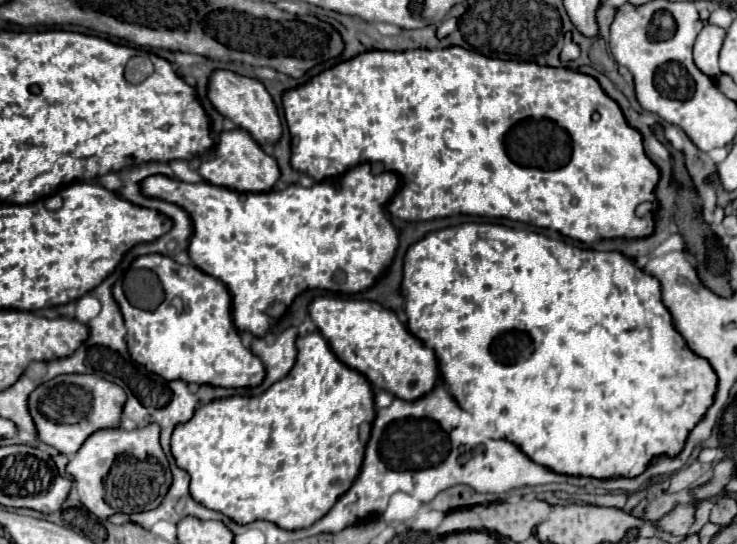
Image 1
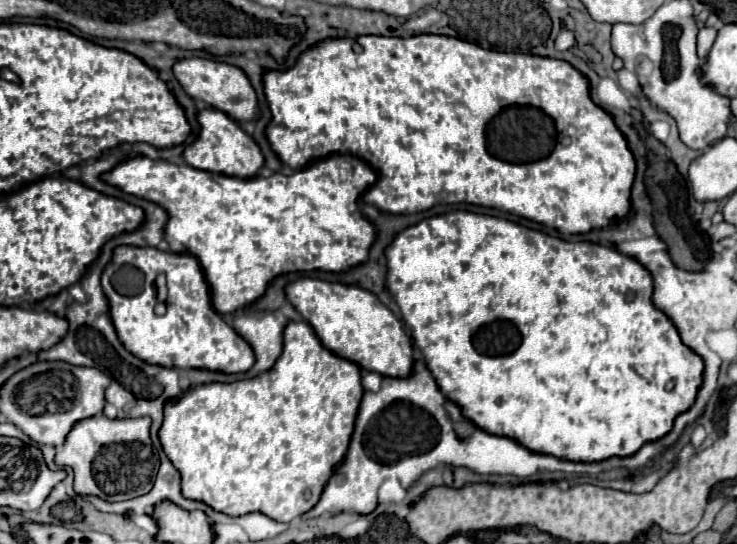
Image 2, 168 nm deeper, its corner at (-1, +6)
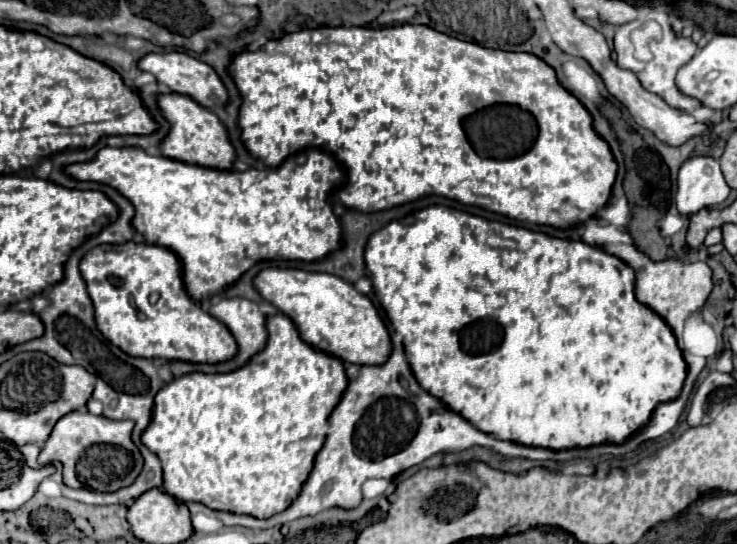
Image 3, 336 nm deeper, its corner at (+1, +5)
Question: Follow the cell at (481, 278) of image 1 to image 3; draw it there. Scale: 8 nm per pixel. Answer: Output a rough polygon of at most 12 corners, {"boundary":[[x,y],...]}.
{"boundary":[[445,206],[365,264],[425,392],[627,442],[687,362],[585,242]]}

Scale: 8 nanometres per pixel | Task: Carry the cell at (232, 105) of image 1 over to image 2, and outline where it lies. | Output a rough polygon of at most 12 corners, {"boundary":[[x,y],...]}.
{"boundary":[[191,57],[173,65],[185,93],[237,121],[257,117],[239,67]]}

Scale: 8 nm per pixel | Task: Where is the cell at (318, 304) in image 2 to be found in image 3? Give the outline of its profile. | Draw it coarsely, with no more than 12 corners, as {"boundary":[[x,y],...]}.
{"boundary":[[269,268],[267,302],[315,350],[379,366],[393,350],[375,304],[339,276]]}

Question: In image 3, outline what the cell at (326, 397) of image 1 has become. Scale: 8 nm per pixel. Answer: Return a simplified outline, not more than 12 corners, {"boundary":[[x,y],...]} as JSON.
{"boundary":[[293,320],[231,374],[157,392],[177,500],[293,504],[349,386]]}

